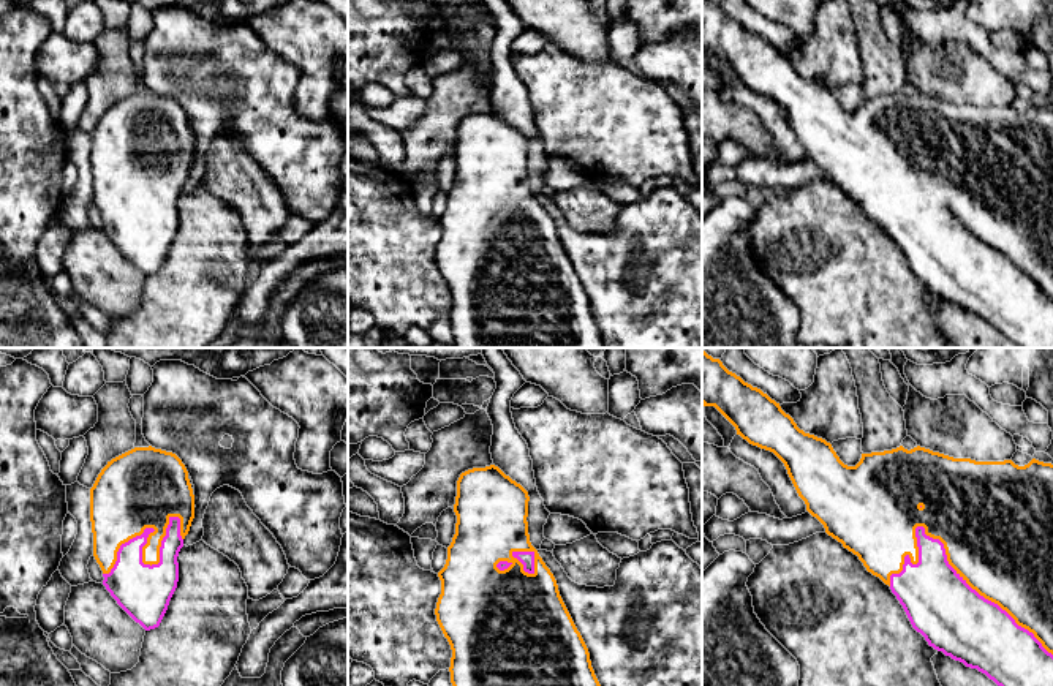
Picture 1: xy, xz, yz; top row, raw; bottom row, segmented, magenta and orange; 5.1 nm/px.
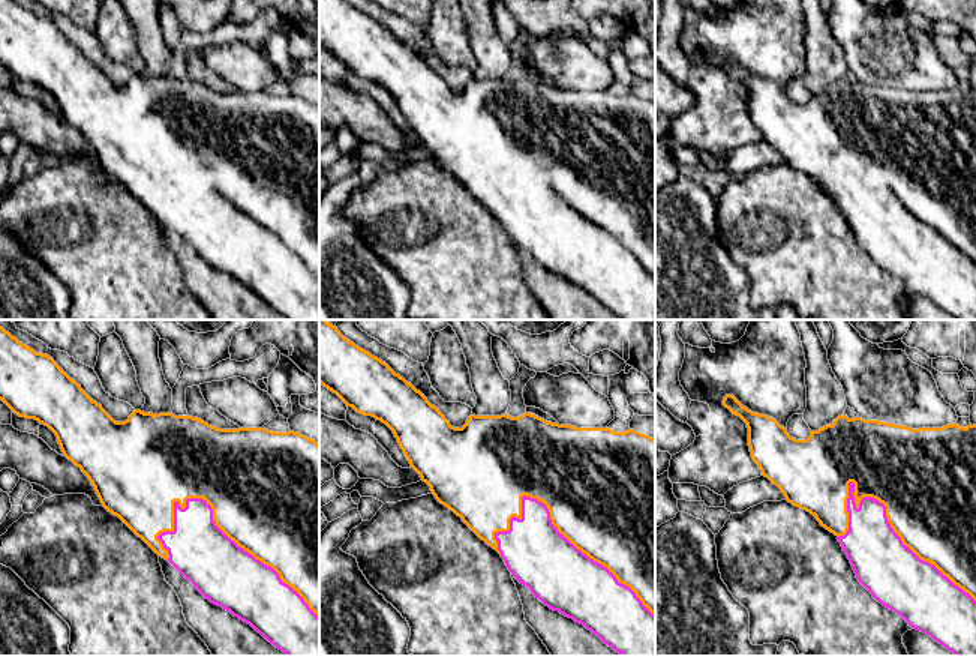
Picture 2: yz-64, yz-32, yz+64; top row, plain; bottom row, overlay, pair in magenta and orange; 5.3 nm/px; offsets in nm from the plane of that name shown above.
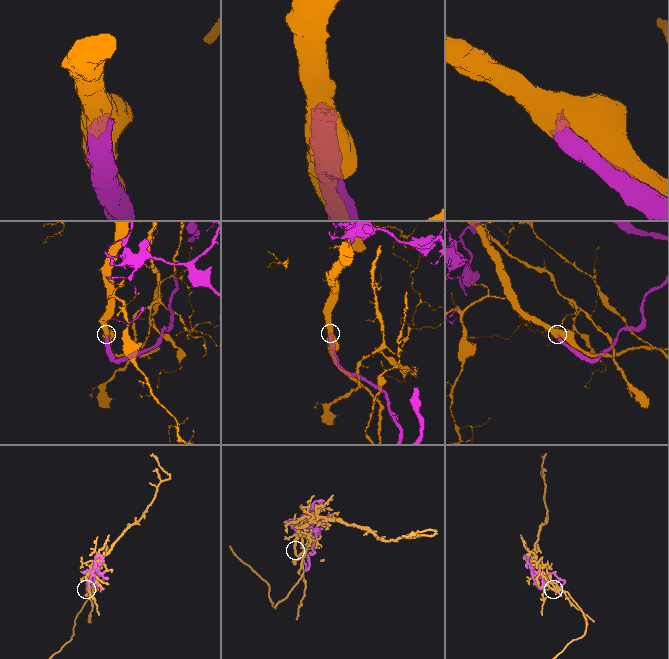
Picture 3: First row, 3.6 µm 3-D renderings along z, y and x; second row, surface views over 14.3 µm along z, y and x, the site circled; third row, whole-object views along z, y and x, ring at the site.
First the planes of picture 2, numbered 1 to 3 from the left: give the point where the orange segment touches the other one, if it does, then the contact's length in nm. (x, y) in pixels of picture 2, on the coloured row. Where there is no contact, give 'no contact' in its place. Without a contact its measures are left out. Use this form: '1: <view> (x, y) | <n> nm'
1: yz-64 (239, 547) | 1000 nm
2: yz-32 (556, 529) | 950 nm
3: yz+64 (895, 533) | 950 nm

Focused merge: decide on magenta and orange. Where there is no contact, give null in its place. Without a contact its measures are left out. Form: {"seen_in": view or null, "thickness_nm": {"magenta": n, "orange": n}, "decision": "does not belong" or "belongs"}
{"seen_in": "yz", "thickness_nm": {"magenta": 360, "orange": 480}, "decision": "belongs"}

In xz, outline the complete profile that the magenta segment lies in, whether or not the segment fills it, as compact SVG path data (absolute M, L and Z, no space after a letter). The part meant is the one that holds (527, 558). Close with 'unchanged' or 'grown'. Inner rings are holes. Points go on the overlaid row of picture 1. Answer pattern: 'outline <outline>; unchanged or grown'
outline M495 465L468 469L457 481L455 534L446 564L438 572L441 594L435 609L452 650L452 686L601 686L557 580L530 542L528 501L528 492Z; grown

